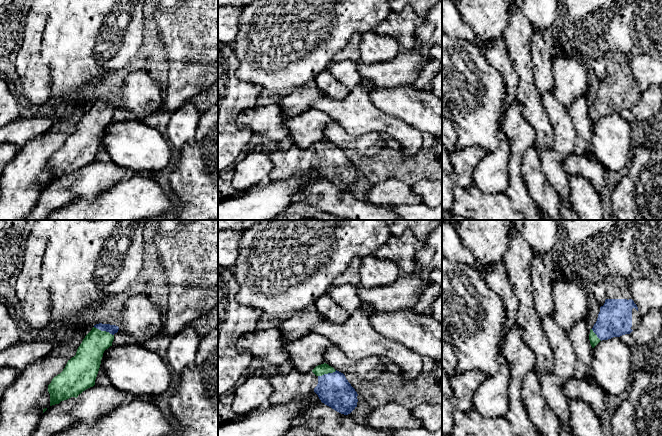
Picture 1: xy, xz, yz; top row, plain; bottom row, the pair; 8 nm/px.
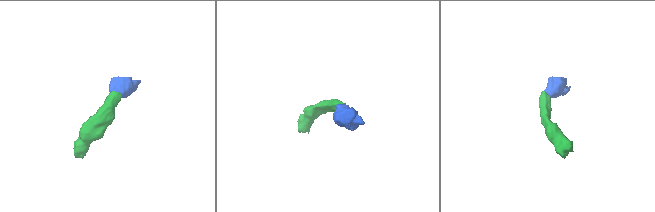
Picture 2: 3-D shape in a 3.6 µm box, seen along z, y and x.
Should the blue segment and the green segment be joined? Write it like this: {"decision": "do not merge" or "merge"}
{"decision": "merge"}

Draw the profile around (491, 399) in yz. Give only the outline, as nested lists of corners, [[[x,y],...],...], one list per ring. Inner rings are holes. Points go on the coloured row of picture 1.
[[[502,360],[498,373],[494,376],[487,376],[485,381],[477,388],[472,399],[473,408],[483,417],[505,416],[509,405],[510,379],[510,366]]]

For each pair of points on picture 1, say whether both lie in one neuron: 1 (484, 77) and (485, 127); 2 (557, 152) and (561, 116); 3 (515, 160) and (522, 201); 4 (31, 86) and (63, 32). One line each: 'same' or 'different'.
1: same
2: same
3: same
4: different

